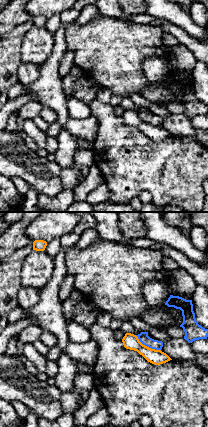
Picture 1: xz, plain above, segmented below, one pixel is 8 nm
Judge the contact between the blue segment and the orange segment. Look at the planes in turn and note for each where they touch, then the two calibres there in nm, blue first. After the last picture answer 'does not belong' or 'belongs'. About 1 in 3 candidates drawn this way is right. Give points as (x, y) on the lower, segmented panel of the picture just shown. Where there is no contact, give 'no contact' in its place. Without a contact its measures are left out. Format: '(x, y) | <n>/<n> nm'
(147, 346) | 90/130 nm

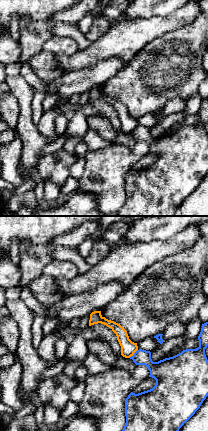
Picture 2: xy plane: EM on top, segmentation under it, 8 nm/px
(134, 354) | 160/120 nm

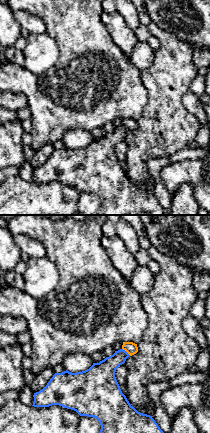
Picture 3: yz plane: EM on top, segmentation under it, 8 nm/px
(125, 351) | 190/100 nm

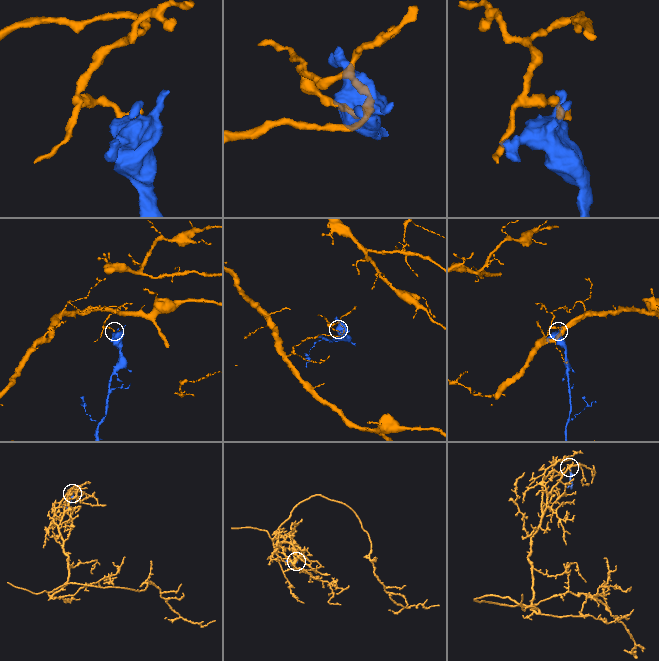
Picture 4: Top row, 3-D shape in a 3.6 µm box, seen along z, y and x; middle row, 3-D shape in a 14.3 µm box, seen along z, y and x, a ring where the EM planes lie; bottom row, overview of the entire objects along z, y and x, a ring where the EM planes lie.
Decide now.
does not belong

